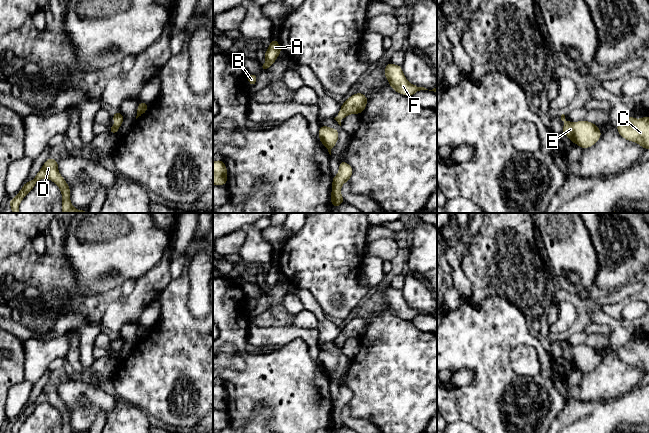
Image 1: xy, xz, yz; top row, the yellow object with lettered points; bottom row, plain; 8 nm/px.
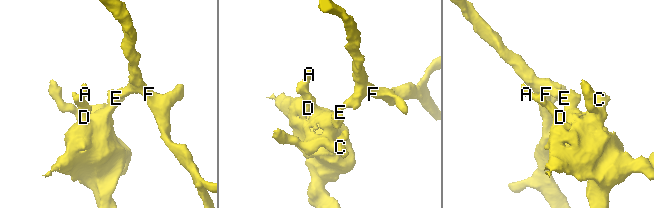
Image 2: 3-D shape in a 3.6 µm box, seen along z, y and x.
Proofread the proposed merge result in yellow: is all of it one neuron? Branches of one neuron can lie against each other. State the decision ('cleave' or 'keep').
keep

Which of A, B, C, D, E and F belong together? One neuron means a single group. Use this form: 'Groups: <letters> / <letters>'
Groups: A B C D E F

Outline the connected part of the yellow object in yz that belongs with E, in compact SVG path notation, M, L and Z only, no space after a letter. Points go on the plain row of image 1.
M564 338L561 339L561 344L564 346L563 358L582 374L593 370L601 361L599 351L589 345L566 345Z

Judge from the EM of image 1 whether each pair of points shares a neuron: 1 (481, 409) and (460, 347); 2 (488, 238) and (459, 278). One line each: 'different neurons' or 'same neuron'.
1: same neuron
2: different neurons

